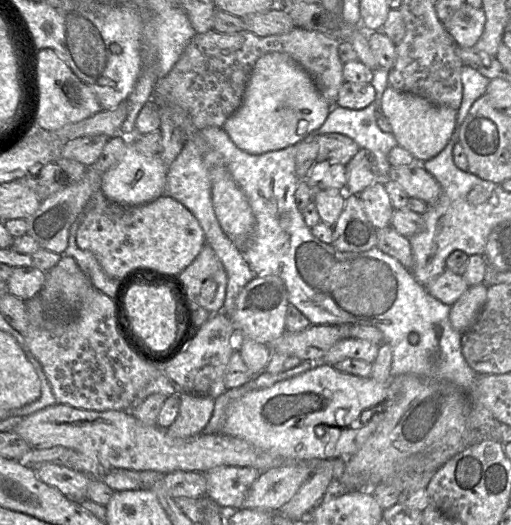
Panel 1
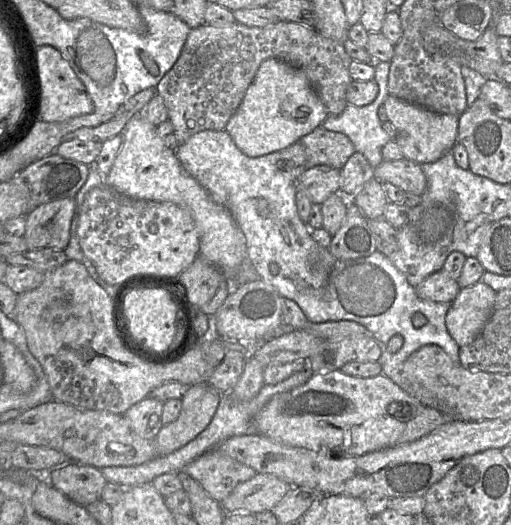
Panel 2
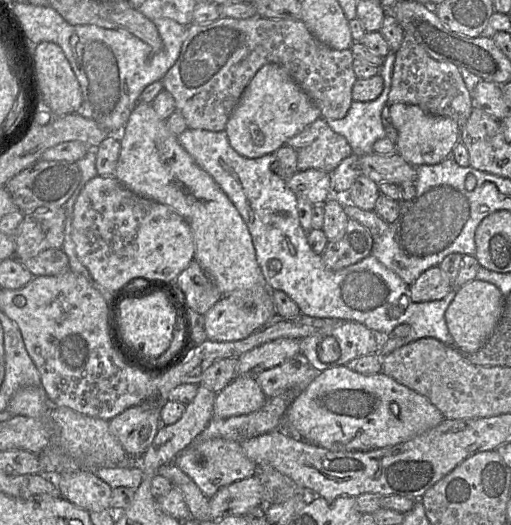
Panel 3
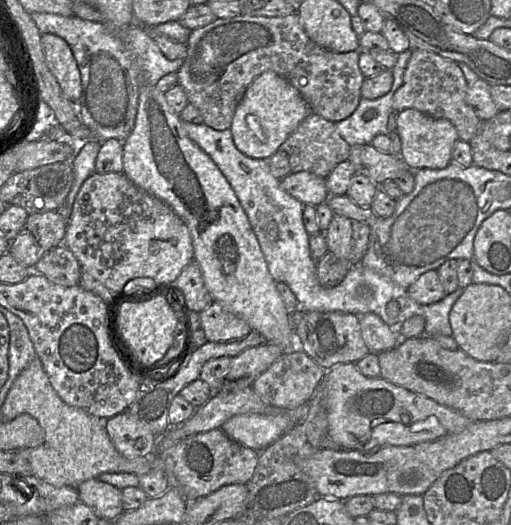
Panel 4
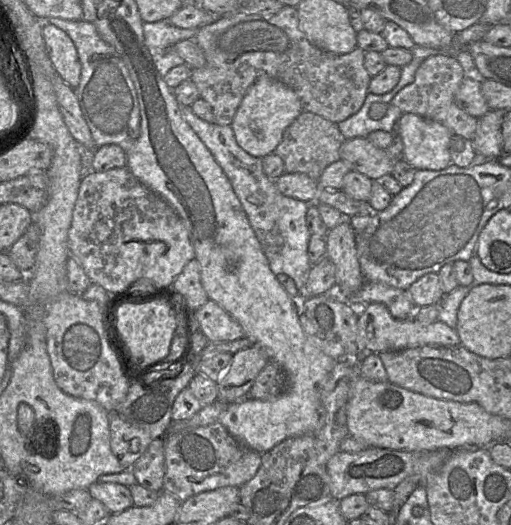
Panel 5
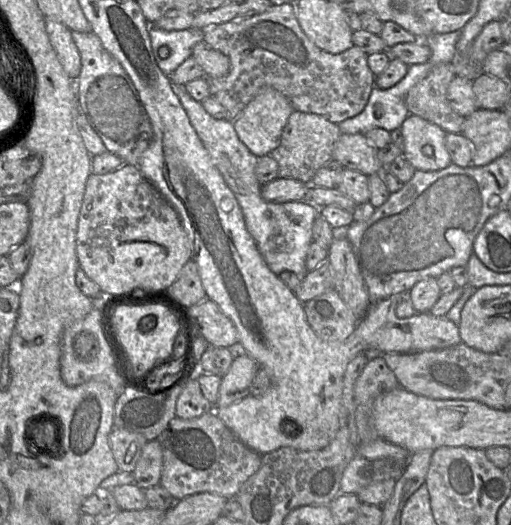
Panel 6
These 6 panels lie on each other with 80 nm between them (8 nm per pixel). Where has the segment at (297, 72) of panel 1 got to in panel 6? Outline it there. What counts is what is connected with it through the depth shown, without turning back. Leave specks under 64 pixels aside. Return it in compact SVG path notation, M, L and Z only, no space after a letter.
M267 89L252 99L233 121L239 139L256 156L270 155L280 144L282 131L294 108L289 99L274 89Z

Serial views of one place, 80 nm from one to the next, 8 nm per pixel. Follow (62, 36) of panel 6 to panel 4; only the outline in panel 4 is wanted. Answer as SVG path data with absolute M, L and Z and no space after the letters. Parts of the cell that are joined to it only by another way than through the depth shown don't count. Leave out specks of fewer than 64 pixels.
M41 34L46 64L60 85L63 95L78 102L81 95L81 78L77 62L68 43L61 37Z

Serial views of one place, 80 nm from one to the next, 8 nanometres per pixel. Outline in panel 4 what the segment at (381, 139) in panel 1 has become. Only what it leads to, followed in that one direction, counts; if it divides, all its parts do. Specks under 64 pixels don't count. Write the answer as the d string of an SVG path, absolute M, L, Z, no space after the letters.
M409 49L397 54L397 62L391 69L393 85L387 94L378 99L361 98L355 111L347 118L335 123L338 133L350 146L371 144L375 136L388 135L387 122L393 111L392 98L403 83Z

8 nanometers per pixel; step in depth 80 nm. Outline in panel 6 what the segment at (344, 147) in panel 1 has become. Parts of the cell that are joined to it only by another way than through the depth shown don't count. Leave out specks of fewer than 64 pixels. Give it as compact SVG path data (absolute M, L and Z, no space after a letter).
M294 110L282 131L279 146L270 153L279 165L278 177L310 184L316 171L333 159L334 144L340 135L338 124L318 114Z

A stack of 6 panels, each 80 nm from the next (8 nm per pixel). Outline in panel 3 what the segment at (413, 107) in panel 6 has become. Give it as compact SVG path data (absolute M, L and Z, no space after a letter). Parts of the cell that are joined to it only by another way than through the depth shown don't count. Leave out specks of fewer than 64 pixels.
M404 33L401 46L394 52L395 62L387 106L394 103L417 105L438 116L448 116L461 127L469 119L474 103L456 65L432 58L413 35Z

